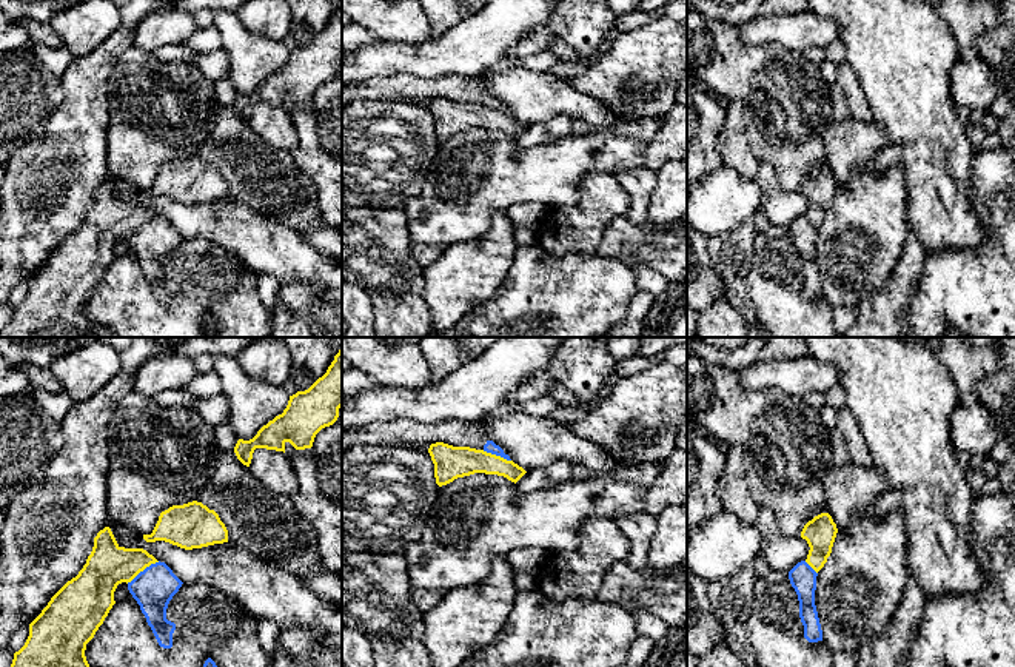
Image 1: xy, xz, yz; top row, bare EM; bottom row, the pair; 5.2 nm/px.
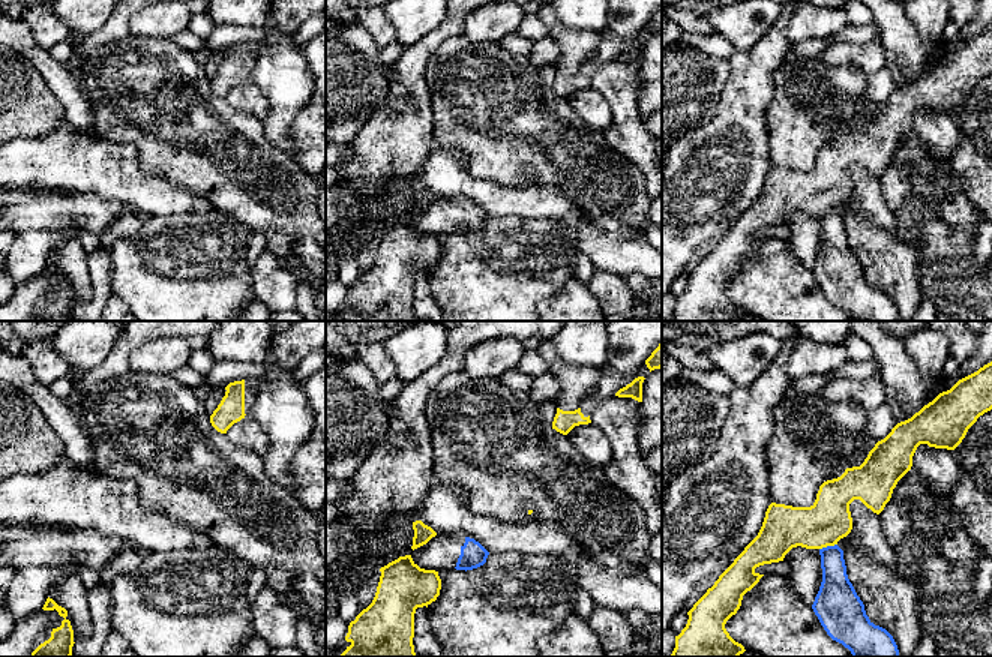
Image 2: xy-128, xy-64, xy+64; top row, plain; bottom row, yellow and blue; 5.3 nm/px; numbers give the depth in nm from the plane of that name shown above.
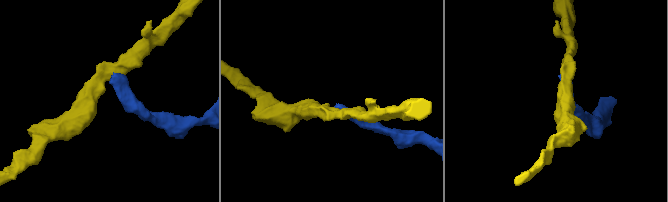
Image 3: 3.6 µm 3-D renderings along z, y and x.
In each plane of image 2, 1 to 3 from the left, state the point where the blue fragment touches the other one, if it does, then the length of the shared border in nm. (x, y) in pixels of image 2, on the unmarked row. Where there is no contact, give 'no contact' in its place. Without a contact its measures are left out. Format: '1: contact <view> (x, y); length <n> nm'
1: no contact
2: no contact
3: contact xy+64 (827, 209); length 100 nm

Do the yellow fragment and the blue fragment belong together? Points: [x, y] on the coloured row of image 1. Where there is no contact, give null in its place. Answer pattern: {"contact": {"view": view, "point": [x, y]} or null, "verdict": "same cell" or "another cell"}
{"contact": {"view": "xy", "point": [142, 570]}, "verdict": "another cell"}

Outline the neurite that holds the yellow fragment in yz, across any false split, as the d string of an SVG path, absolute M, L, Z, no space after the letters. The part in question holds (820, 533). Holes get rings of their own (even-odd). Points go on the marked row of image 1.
M821 513L804 525L801 538L806 539L810 547L806 562L816 573L827 562L836 533L836 524L829 513Z

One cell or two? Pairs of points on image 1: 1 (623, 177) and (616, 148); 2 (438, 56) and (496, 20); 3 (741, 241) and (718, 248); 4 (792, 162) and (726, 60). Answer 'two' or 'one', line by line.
1: two
2: one
3: one
4: one

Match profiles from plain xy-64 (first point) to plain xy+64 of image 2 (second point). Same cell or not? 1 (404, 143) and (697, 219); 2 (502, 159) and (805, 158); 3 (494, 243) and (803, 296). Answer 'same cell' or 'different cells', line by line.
1: same cell
2: same cell
3: same cell

